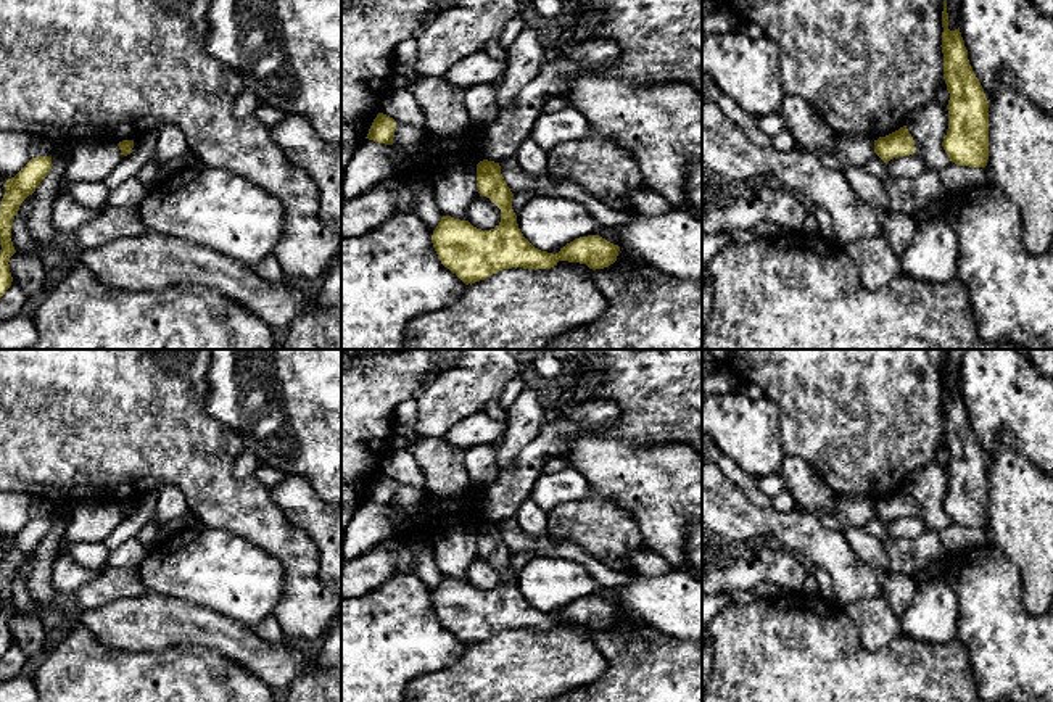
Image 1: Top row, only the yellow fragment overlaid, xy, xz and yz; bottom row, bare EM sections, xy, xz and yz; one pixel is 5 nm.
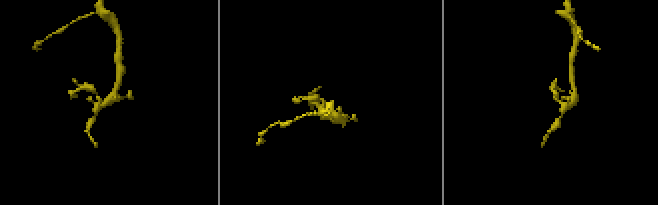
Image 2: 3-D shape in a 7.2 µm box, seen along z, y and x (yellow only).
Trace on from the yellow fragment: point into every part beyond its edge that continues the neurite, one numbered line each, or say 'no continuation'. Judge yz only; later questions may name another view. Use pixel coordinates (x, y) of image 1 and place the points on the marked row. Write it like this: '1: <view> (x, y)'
no continuation

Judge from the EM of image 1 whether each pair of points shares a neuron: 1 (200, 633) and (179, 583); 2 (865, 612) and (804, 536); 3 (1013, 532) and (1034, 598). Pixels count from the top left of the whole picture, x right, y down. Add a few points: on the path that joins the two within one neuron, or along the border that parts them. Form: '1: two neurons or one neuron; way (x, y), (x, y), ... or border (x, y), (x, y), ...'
1: two neurons; border (148, 591), (187, 599), (221, 614)
2: two neurons; border (881, 594), (850, 602), (844, 607)
3: one neuron; way (1029, 548), (1034, 553), (1034, 582)

